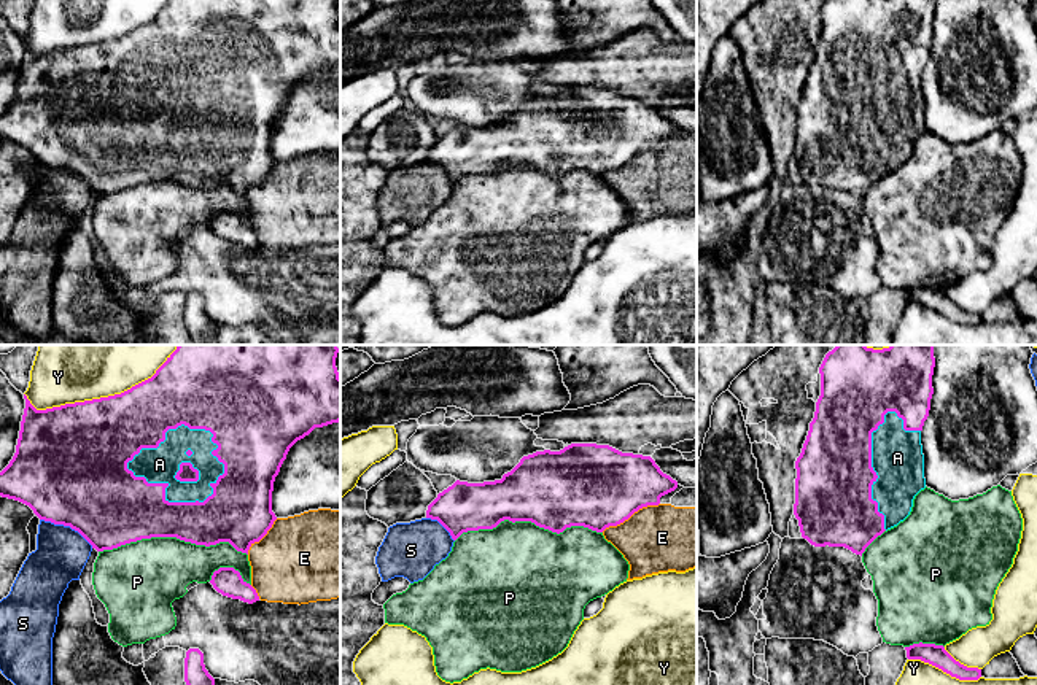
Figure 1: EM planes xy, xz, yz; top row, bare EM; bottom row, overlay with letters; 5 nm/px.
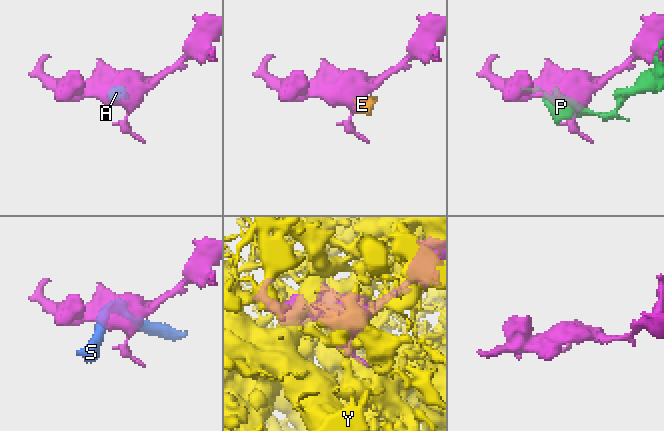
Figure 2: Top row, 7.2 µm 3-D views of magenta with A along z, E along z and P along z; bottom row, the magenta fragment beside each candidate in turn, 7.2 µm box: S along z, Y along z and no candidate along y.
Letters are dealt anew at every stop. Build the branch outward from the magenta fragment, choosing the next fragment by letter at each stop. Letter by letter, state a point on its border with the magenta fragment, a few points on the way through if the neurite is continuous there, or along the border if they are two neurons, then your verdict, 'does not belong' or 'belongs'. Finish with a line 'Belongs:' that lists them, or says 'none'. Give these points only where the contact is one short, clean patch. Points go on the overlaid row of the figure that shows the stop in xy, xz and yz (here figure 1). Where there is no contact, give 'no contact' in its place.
A: contact xy (172, 503); belongs
E: contact xz (630, 515); does not belong
P: contact xy (174, 536); does not belong
S: contact xy (67, 525); does not belong
Y: contact xy (102, 398); does not belong
Belongs: A

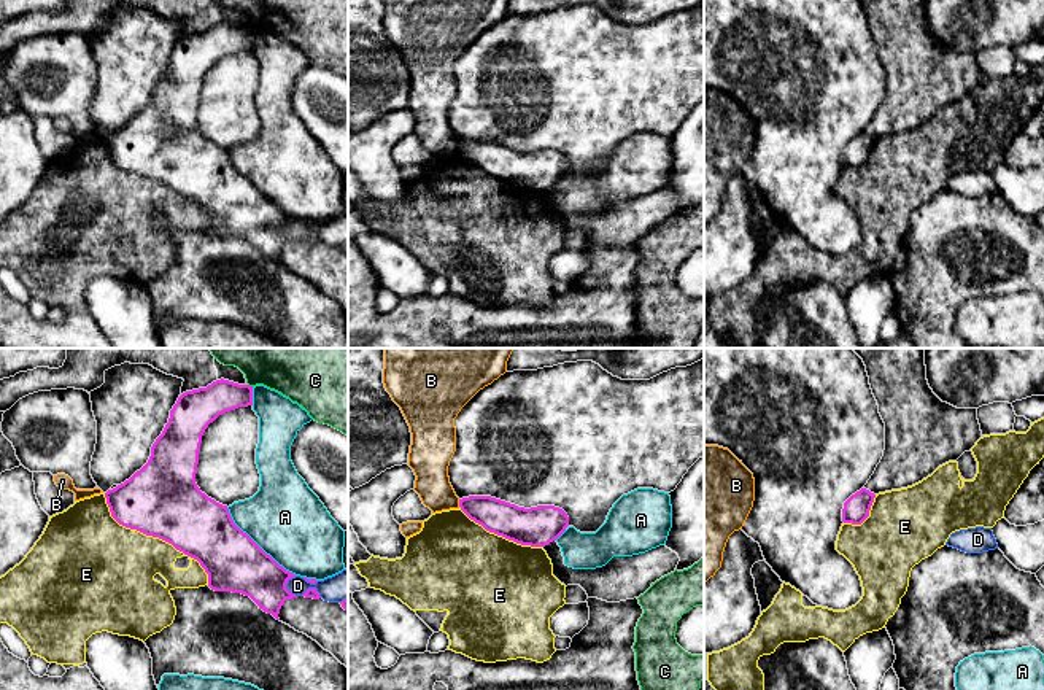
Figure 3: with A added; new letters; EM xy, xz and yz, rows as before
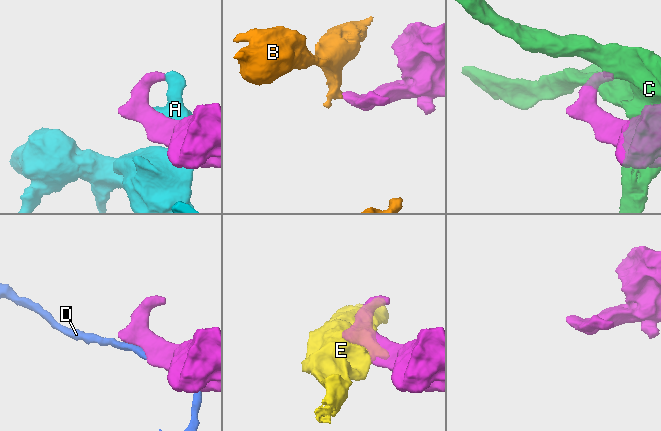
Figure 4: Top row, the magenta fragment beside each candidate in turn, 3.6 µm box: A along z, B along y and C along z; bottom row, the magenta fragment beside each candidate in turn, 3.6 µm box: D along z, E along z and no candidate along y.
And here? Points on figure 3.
A: contact xy (256, 544); does not belong
B: contact xz (460, 503); border xz (458, 500), (460, 506); does not belong
C: contact xy (248, 385); does not belong
D: contact xy (285, 587); does not belong
E: contact xy (154, 536); does not belong
Belongs: none

